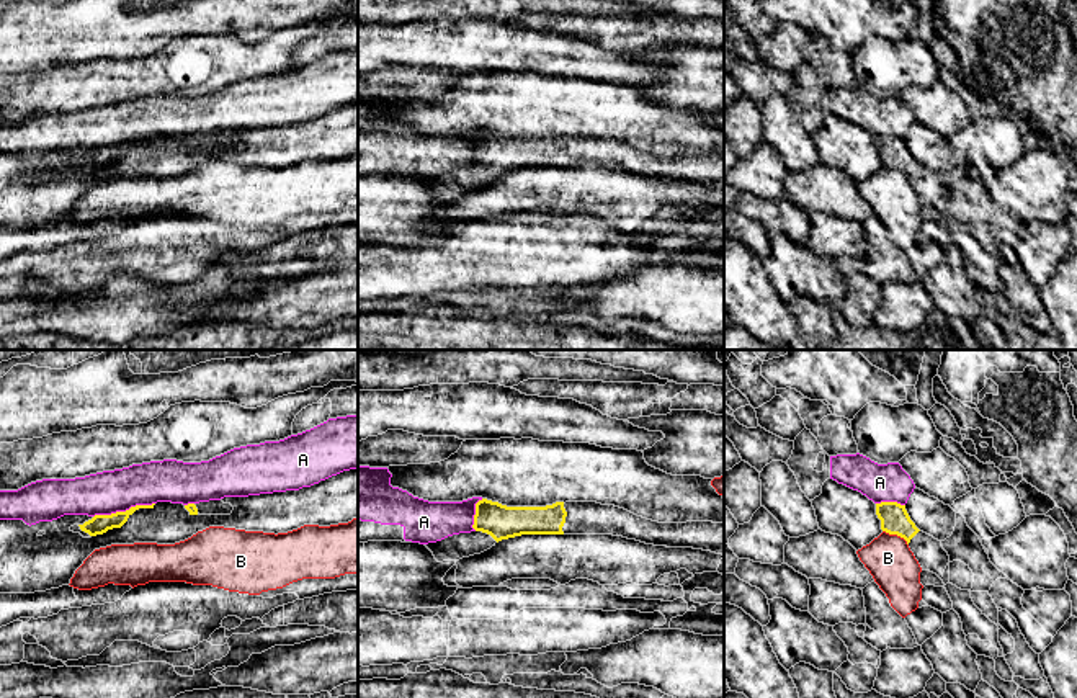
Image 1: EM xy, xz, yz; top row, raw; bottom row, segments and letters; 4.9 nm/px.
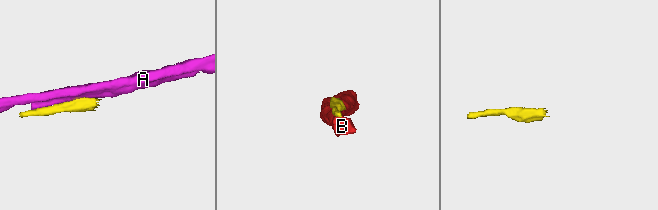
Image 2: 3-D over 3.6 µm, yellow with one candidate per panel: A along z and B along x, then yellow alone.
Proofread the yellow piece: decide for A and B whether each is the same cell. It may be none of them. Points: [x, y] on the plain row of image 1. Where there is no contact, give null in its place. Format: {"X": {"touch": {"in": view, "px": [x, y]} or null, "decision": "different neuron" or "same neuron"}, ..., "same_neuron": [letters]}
{"A": {"touch": {"in": "xy", "px": [123, 146]}, "decision": "different neuron"}, "B": {"touch": {"in": "yz", "px": [896, 167]}, "decision": "different neuron"}, "same_neuron": []}

